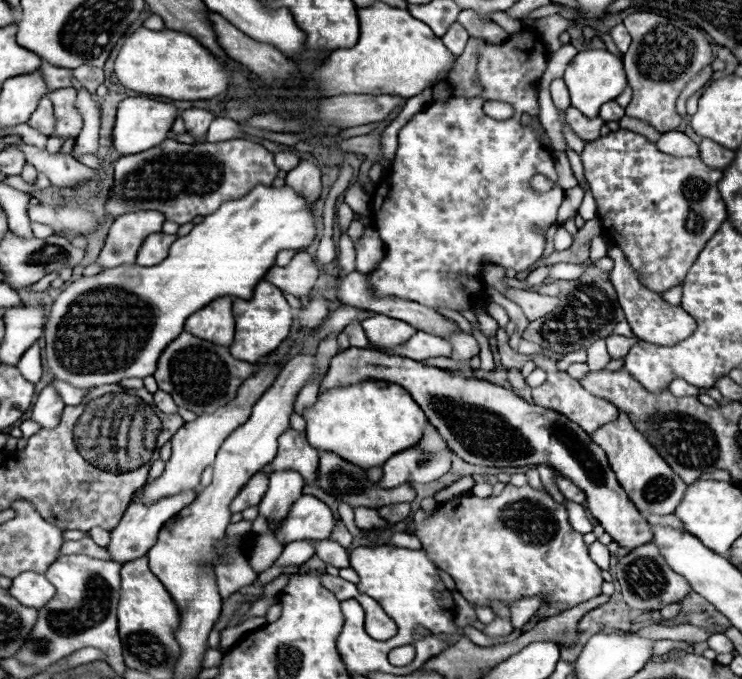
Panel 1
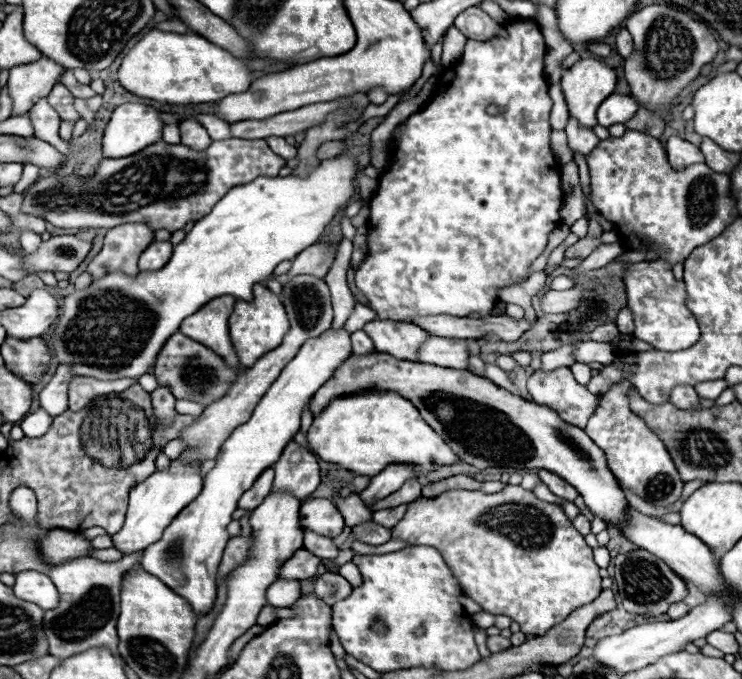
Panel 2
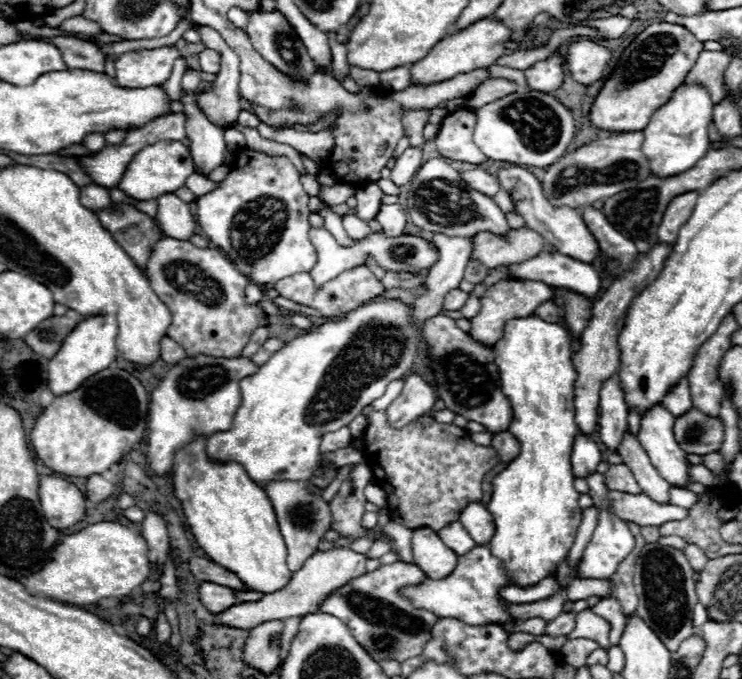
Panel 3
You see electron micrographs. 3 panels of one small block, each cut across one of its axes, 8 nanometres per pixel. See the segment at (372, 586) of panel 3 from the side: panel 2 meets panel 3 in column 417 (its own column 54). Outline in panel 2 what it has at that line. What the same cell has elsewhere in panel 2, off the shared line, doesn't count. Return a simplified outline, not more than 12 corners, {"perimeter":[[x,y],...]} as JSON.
{"perimeter":[[80,556],[50,568],[50,656],[118,656],[122,574],[140,560]]}

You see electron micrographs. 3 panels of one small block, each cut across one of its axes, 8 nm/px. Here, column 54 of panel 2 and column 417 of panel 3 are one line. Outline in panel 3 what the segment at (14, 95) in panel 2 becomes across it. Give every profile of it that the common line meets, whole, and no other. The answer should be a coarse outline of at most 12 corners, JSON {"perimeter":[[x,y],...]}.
{"perimeter":[[482,18],[412,64],[414,84],[488,68],[510,28]]}

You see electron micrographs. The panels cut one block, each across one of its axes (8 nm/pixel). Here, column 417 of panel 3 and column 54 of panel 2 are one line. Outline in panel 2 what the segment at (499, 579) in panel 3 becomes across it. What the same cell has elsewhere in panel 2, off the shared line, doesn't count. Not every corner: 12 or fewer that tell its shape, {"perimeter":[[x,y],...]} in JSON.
{"perimeter":[[34,570],[16,574],[12,590],[42,610],[54,608],[56,586]]}

